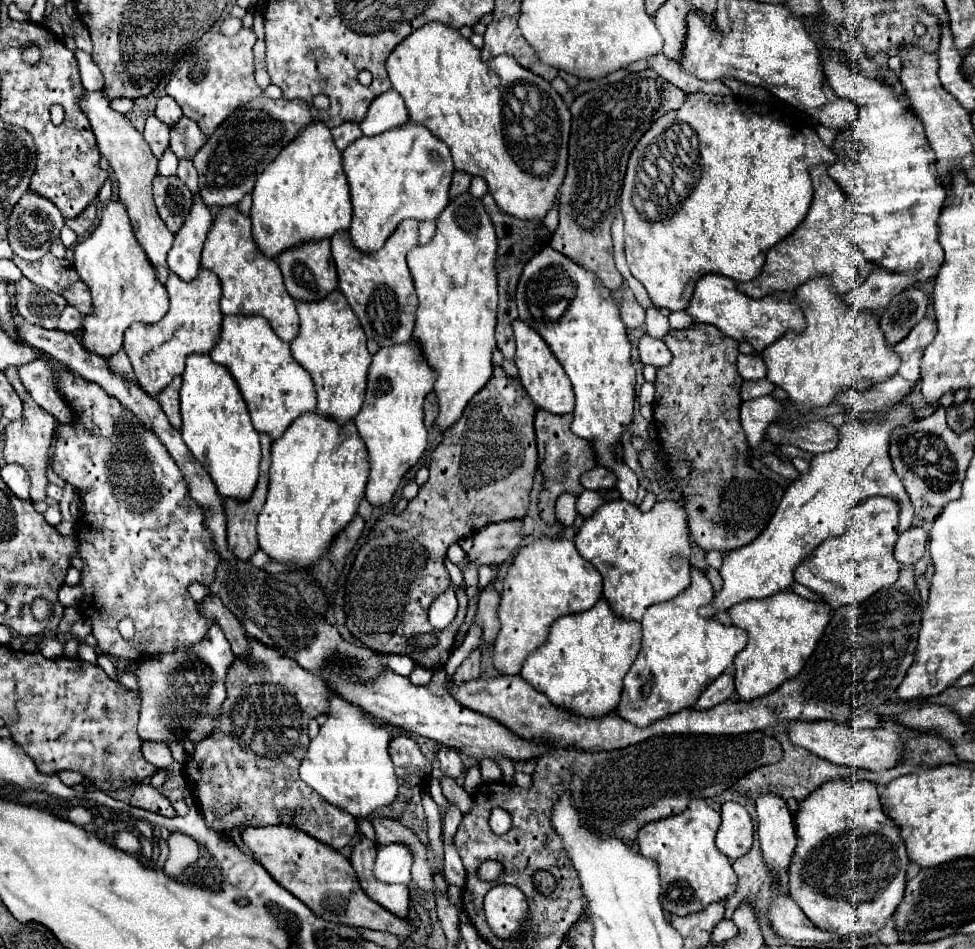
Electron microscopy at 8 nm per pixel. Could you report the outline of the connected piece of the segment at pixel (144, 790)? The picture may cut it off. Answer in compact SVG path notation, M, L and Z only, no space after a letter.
M141 782L133 788L131 806L137 806L137 808L143 808L143 810L161 814L161 816L175 816L171 802L167 798L163 798L159 794L159 790L153 788L149 782Z

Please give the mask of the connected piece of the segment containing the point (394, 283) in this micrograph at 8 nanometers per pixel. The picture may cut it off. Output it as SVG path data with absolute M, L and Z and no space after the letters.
M403 220L395 232L385 240L383 248L371 254L363 254L353 246L347 230L331 236L331 250L339 274L339 290L345 294L353 312L361 320L367 338L373 338L379 346L393 346L407 342L415 328L417 294L411 272L407 268L407 252L417 244L417 220Z

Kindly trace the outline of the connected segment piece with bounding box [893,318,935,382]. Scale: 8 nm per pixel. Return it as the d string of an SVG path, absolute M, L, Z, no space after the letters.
M923 318L901 342L893 346L901 356L899 374L905 380L909 382L919 380L919 358L921 358L923 348L933 340L933 336L935 336L935 320Z

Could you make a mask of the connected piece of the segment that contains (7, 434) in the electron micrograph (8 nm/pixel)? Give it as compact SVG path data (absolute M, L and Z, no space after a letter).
M17 366L8 367L5 370L5 375L22 400L23 416L21 416L21 420L13 420L5 426L5 432L3 432L3 458L5 458L5 462L21 464L27 470L27 474L31 478L31 500L41 502L41 500L45 500L45 486L47 486L45 464L47 464L47 456L49 456L51 436L53 436L53 430L55 430L55 418L49 416L49 412L41 410L37 406L37 402L29 396L29 392L19 378Z

